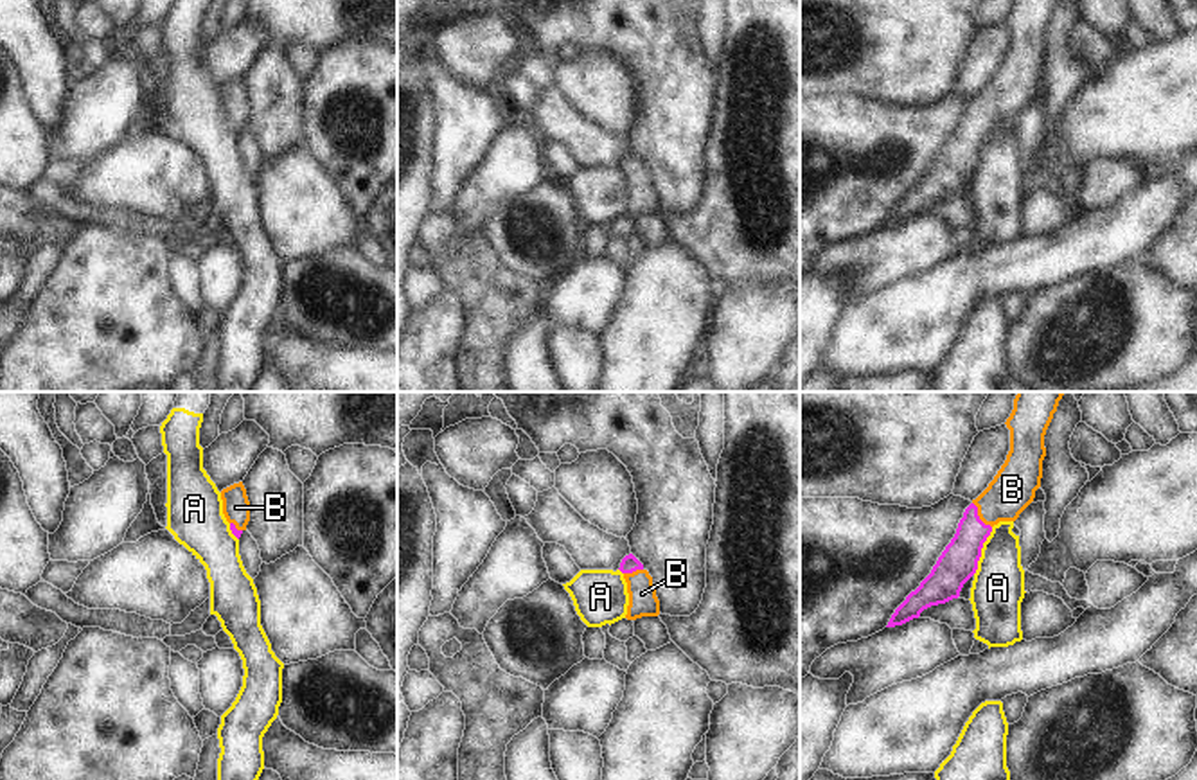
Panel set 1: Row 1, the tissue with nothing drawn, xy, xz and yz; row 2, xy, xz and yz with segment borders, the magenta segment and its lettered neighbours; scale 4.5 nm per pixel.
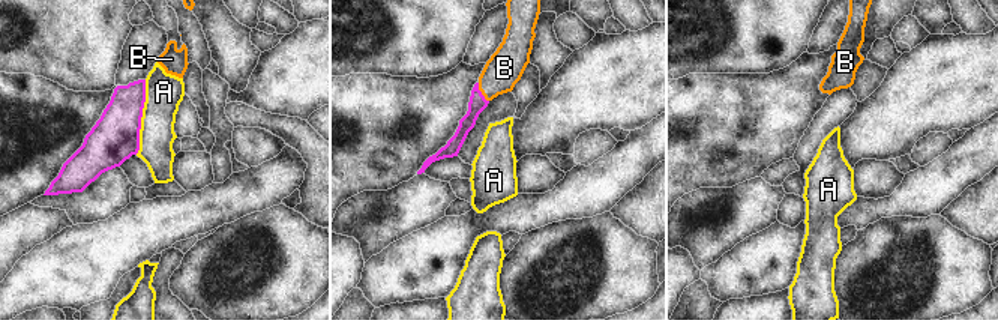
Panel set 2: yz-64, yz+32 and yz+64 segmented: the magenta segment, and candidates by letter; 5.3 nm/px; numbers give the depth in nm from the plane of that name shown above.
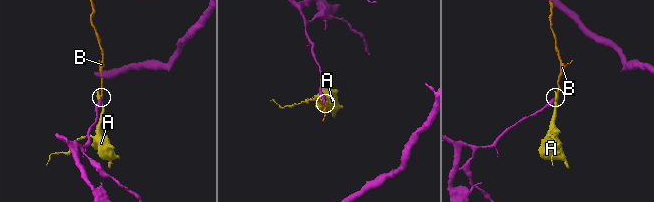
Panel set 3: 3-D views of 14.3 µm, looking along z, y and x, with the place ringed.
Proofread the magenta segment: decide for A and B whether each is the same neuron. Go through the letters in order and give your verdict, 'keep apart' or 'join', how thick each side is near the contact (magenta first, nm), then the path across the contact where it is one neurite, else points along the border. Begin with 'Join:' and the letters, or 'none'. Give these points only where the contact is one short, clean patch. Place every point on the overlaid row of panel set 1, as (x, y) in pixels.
Join: B
A: keep apart; calibres 170 and 240 nm; border yz (993, 527), (984, 543), (978, 568), (973, 574)
B: join; calibres 170 and 200 nm; way yz (958, 561), (978, 516), (1012, 489)

